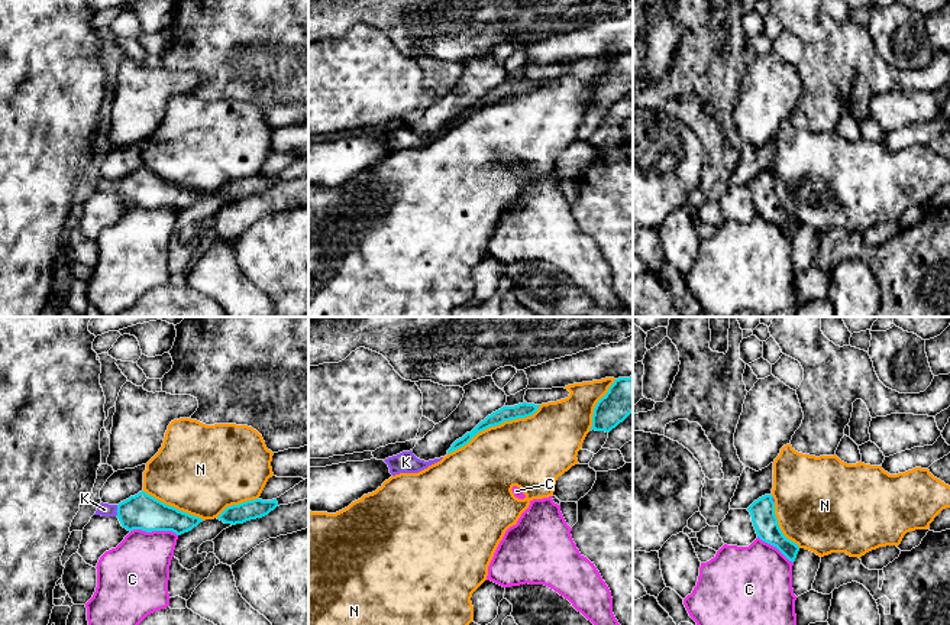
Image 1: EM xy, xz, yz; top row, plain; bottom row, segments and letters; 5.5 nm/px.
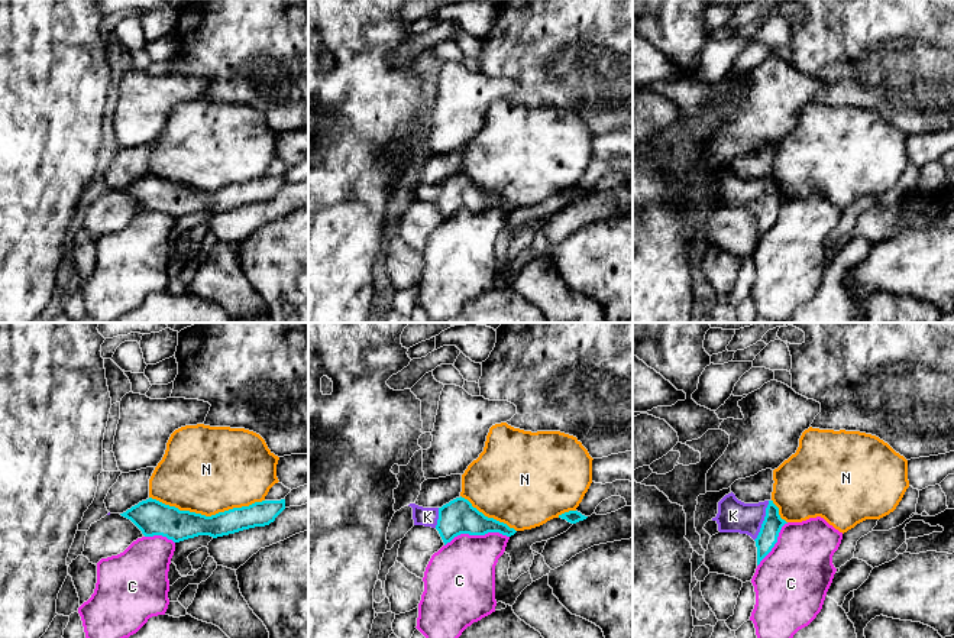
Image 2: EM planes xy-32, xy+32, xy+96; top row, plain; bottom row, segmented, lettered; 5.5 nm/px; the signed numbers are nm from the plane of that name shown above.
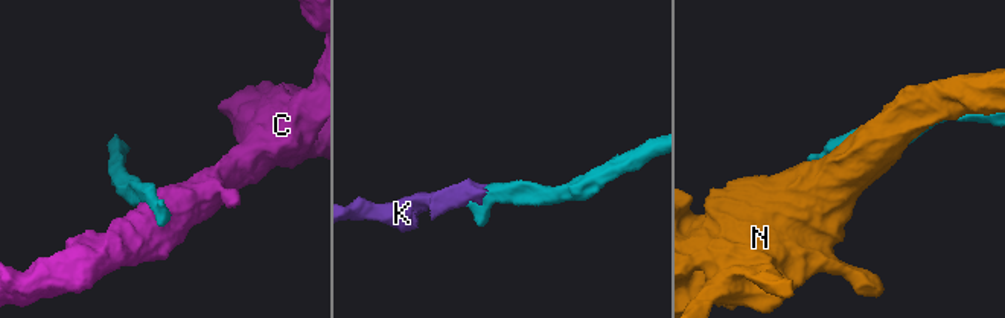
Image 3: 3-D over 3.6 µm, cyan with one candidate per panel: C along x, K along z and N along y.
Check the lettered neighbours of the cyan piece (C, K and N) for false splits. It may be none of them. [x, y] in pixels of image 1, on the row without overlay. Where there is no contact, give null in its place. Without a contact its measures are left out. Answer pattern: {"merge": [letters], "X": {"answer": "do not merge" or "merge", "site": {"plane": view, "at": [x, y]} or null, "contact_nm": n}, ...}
{"merge": ["K"], "C": {"answer": "do not merge", "site": {"plane": "xy", "at": [154, 206]}, "contact_nm": 260}, "K": {"answer": "merge", "site": {"plane": "xy", "at": [116, 187]}, "contact_nm": 70}, "N": {"answer": "do not merge", "site": {"plane": "xz", "at": [494, 101]}, "contact_nm": 600}}

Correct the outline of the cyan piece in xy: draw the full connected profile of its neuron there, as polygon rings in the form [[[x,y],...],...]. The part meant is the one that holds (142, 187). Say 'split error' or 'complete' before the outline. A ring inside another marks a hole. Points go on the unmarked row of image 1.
split error; [[[143,166],[119,181],[101,178],[94,191],[117,192],[127,207],[172,207],[177,211],[188,208],[203,198],[201,194],[165,181]]]

